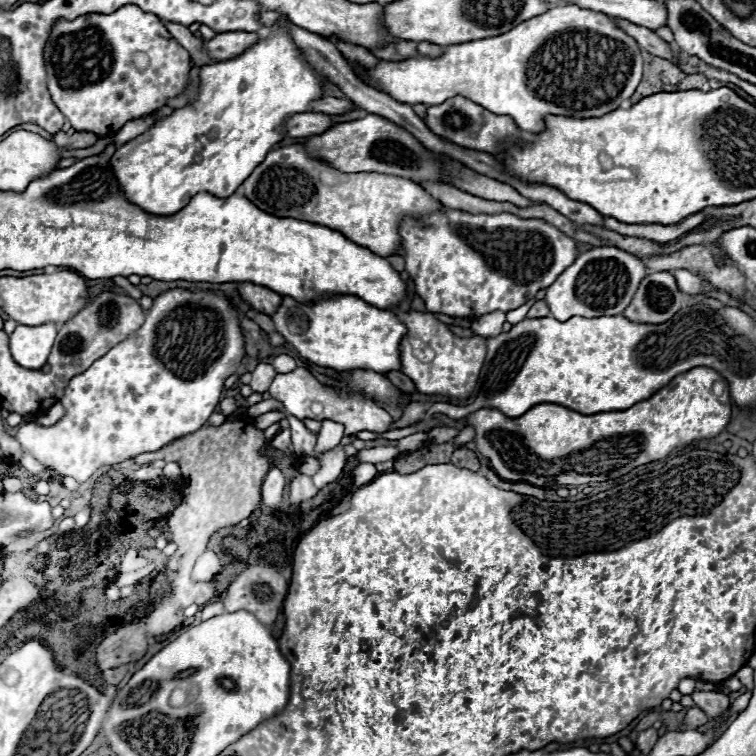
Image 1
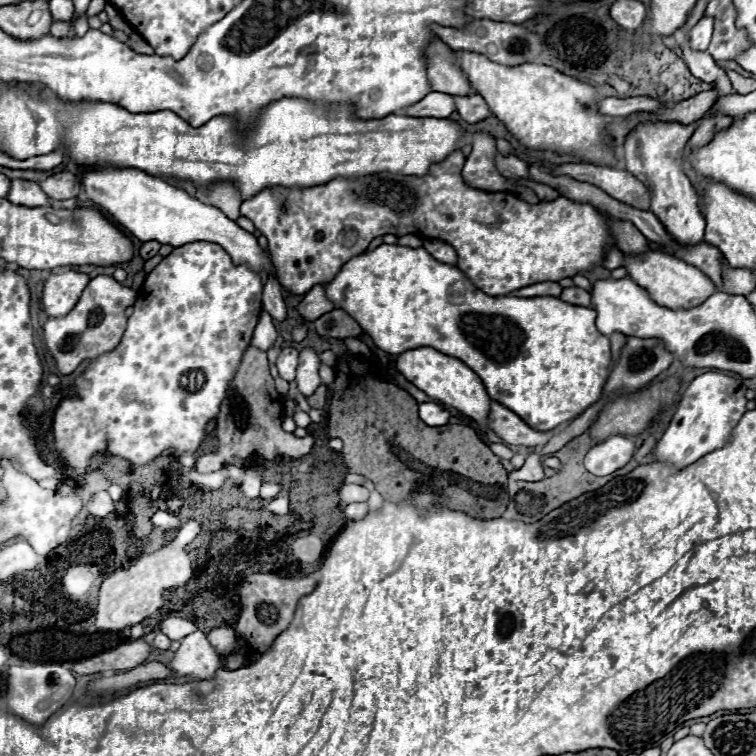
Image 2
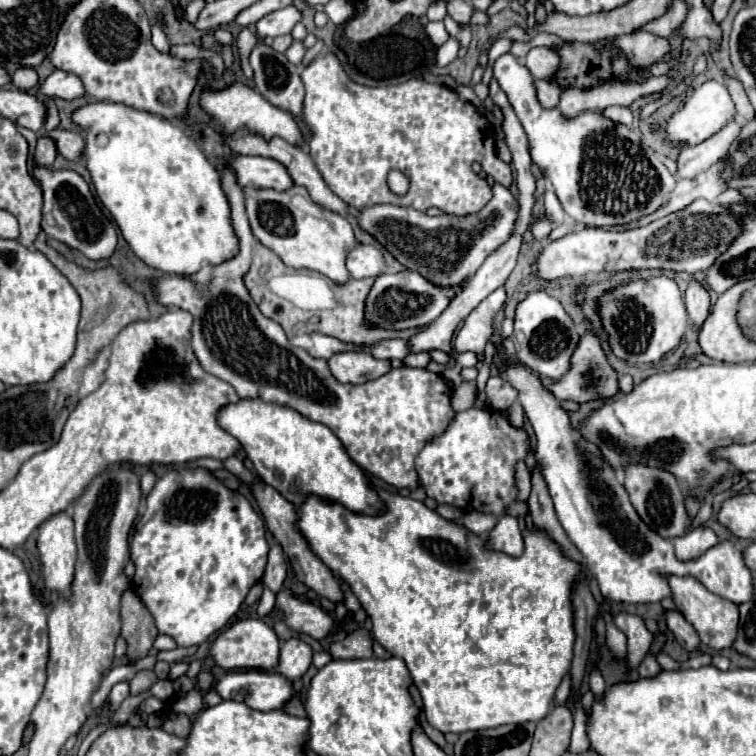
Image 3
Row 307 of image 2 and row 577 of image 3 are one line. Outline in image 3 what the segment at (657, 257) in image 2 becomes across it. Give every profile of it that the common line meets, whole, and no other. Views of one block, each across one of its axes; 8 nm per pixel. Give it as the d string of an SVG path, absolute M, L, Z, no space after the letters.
M668 576L668 584L676 608L694 626L700 642L714 650L730 648L738 630L738 606L734 606L734 602L726 602L726 598L718 598L718 594L710 594L710 590L706 590L706 586L702 586L694 576Z

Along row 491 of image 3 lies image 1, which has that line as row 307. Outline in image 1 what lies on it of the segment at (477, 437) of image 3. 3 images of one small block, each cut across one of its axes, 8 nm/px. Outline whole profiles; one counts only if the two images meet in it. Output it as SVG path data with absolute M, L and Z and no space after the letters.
M440 208L438 212L428 214L428 216L420 216L420 218L404 216L402 224L400 224L400 238L402 238L402 258L406 262L404 270L412 278L418 296L426 304L426 310L428 312L440 312L440 314L456 316L456 318L462 318L462 316L464 318L480 318L480 316L484 316L488 312L496 312L496 310L510 312L510 310L522 306L524 302L532 300L538 290L548 288L558 278L558 274L562 274L562 270L566 270L566 266L570 266L570 262L574 262L574 258L578 258L578 254L580 254L578 246L576 246L576 240L570 238L570 236L566 236L564 232L560 232L556 226L550 226L548 222L544 222L540 218L520 218L520 216L510 214L510 212L500 212L500 214L472 214L472 212L464 212L464 210Z

